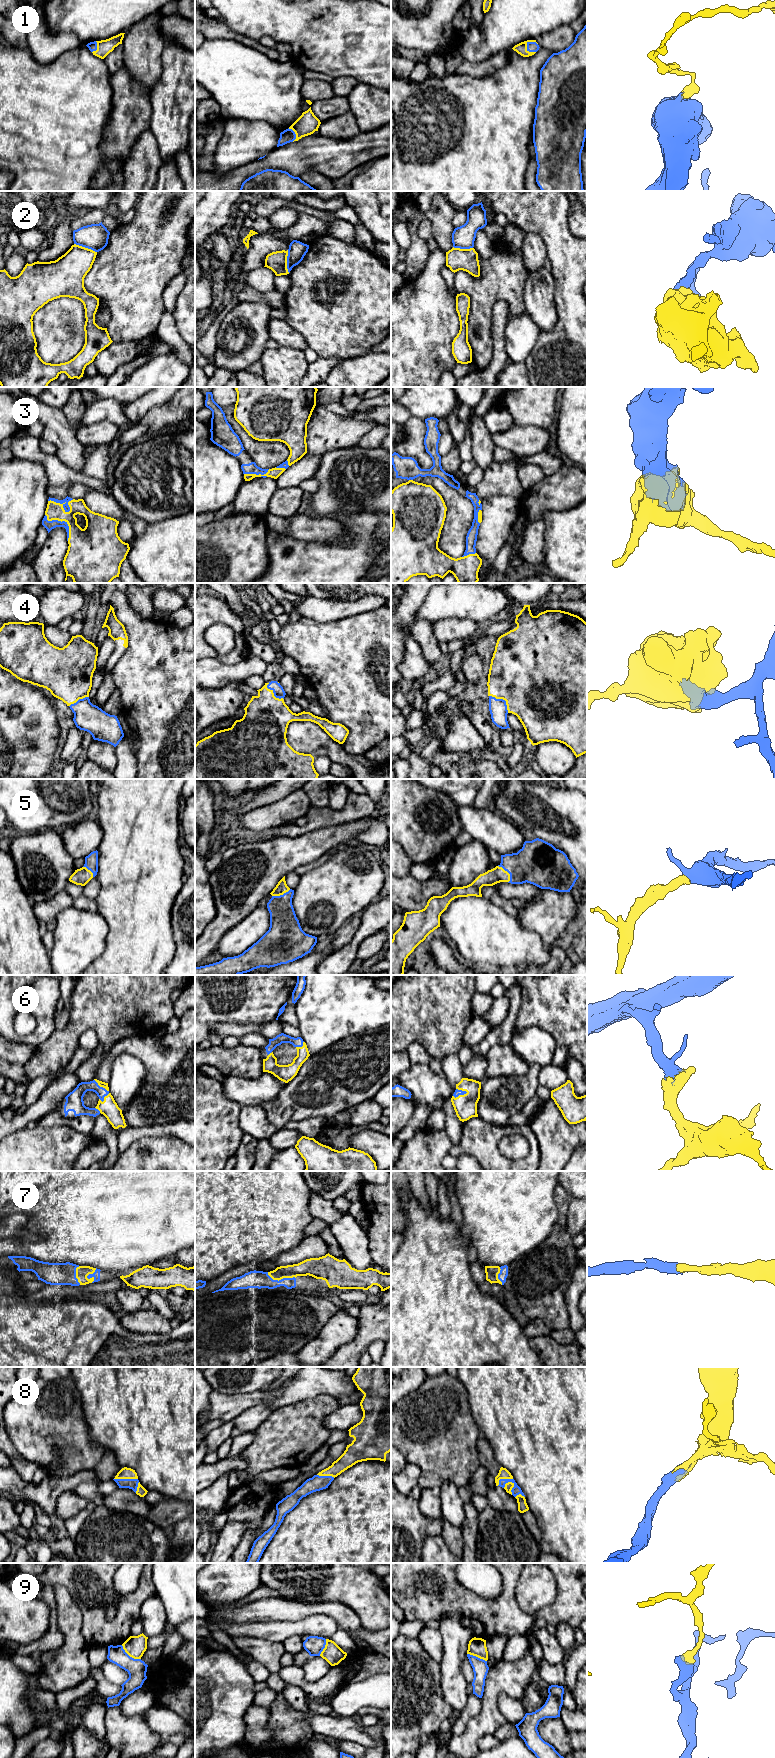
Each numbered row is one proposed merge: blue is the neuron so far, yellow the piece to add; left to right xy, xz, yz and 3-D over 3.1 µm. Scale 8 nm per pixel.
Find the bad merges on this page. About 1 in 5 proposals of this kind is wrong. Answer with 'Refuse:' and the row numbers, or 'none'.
Refuse: 2, 9

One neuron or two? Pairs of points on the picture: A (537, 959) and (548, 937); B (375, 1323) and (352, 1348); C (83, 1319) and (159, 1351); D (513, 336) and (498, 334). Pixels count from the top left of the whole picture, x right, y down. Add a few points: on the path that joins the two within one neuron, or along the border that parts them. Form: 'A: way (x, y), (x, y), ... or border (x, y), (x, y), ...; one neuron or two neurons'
A: border (527, 930), (536, 932), (542, 943), (549, 948); two neurons
B: way (370, 1329), (358, 1342); one neuron
C: way (102, 1320), (133, 1351), (140, 1351); one neuron
D: border (509, 318), (504, 331), (504, 348), (507, 358); two neurons

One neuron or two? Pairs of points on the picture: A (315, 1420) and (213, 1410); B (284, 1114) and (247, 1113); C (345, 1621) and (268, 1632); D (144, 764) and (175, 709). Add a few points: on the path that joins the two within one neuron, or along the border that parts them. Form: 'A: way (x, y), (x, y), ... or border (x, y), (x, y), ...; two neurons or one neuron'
A: border (294, 1402), (288, 1405), (281, 1405), (272, 1410); two neurons
B: border (260, 1106), (267, 1119), (278, 1129); two neurons
C: border (314, 1613), (324, 1613), (331, 1616), (339, 1627); two neurons
D: way (158, 750), (167, 741), (168, 723); one neuron

